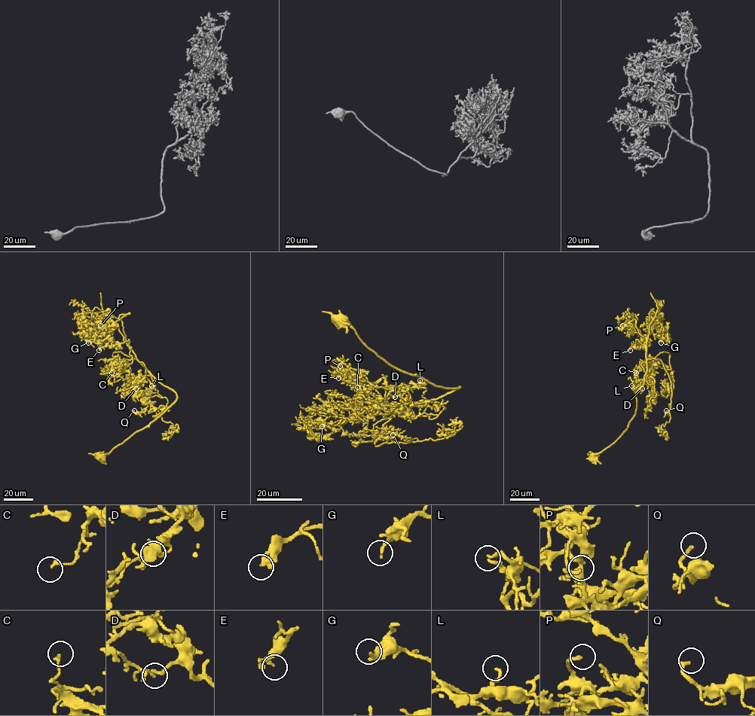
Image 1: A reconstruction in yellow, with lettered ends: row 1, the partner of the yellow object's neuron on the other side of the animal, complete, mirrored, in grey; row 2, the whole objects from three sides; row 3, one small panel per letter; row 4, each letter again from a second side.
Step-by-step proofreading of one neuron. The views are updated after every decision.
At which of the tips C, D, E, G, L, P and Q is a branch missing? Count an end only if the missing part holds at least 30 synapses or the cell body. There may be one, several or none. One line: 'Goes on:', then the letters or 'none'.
Goes on: none

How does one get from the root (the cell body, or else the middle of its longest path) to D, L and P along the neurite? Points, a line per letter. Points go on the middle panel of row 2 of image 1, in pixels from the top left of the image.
D: (340, 321), (396, 368), (459, 387), (416, 403), (408, 394), (411, 407), (407, 391), (395, 397)
L: (340, 321), (396, 368), (459, 387), (405, 403), (408, 394), (412, 406), (423, 402), (420, 380)
P: (340, 321), (396, 368), (459, 387), (416, 403), (379, 403), (372, 383), (380, 379), (340, 366)

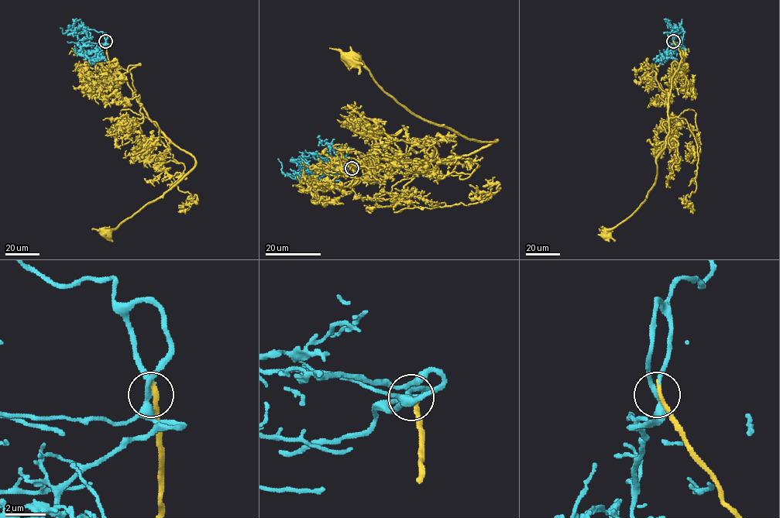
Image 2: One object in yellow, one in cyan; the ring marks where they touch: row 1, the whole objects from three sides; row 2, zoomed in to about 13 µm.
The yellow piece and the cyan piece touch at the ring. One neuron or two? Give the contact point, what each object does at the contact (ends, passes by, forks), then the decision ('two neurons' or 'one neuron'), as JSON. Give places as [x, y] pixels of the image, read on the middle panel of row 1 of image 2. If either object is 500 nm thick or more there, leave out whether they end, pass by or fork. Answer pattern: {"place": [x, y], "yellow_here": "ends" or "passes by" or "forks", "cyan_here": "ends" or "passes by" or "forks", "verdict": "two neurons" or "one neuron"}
{"place": [352, 168], "yellow_here": "ends", "cyan_here": "forks", "verdict": "one neuron"}

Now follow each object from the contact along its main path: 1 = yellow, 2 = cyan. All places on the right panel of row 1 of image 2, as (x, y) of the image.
1: (673, 41), (682, 59), (671, 78), (668, 134), (664, 147), (656, 159), (655, 182), (640, 204), (606, 233)
2: (673, 41), (680, 27), (685, 32), (682, 46), (677, 49)

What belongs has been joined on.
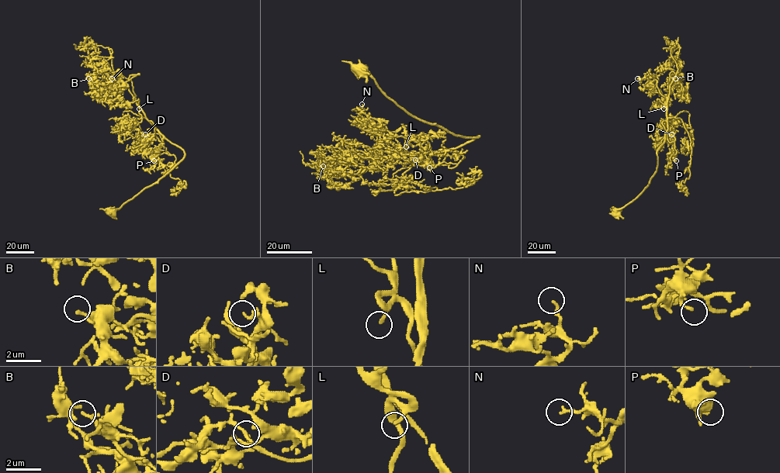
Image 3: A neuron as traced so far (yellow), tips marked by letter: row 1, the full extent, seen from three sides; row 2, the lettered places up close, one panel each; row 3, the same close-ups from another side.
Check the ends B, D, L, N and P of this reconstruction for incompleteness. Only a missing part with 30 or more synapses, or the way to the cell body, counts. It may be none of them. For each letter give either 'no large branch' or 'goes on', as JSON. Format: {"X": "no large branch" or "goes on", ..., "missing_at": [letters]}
{"B": "no large branch", "D": "no large branch", "L": "goes on", "N": "no large branch", "P": "no large branch", "missing_at": ["L"]}

